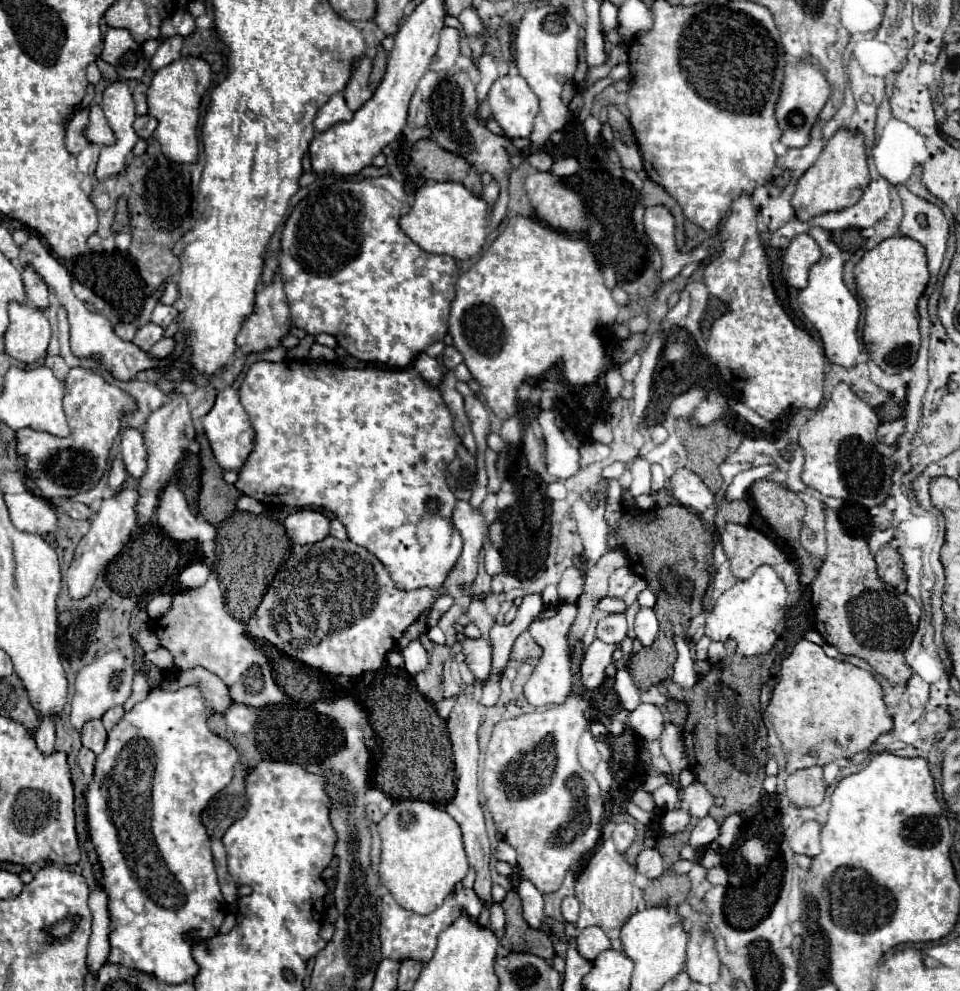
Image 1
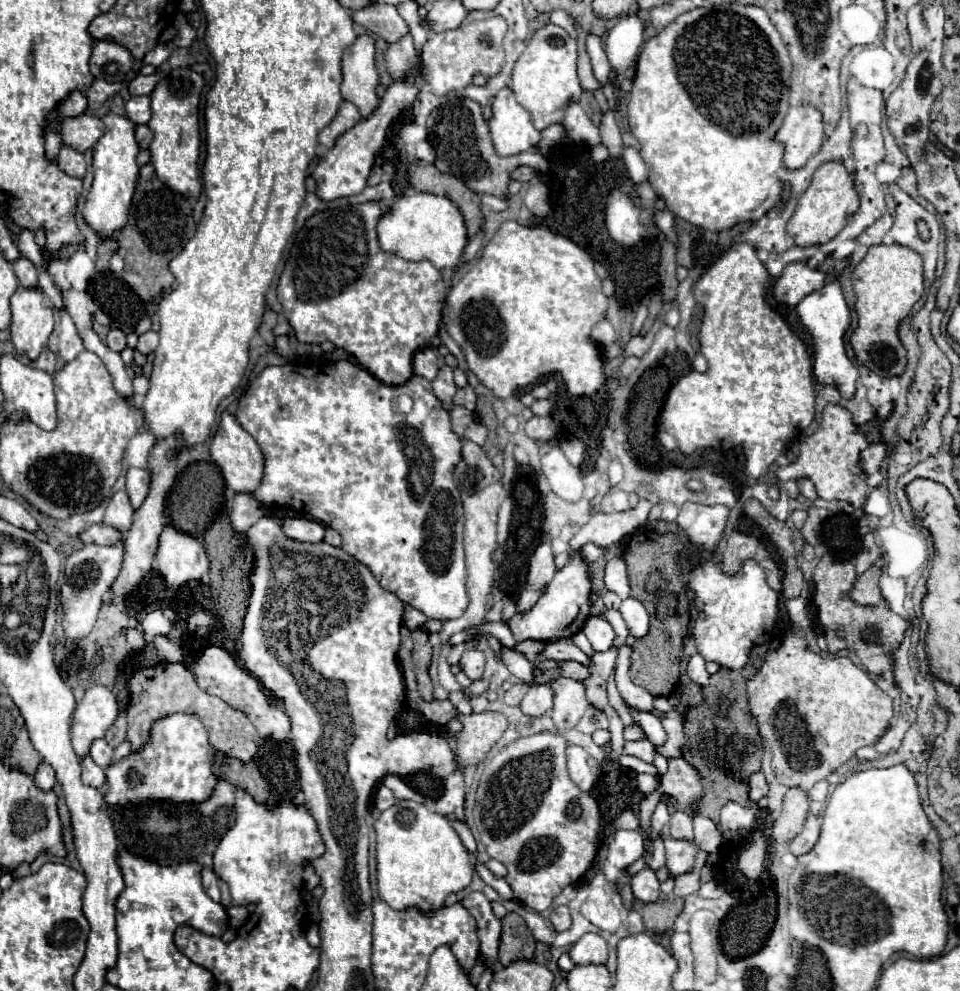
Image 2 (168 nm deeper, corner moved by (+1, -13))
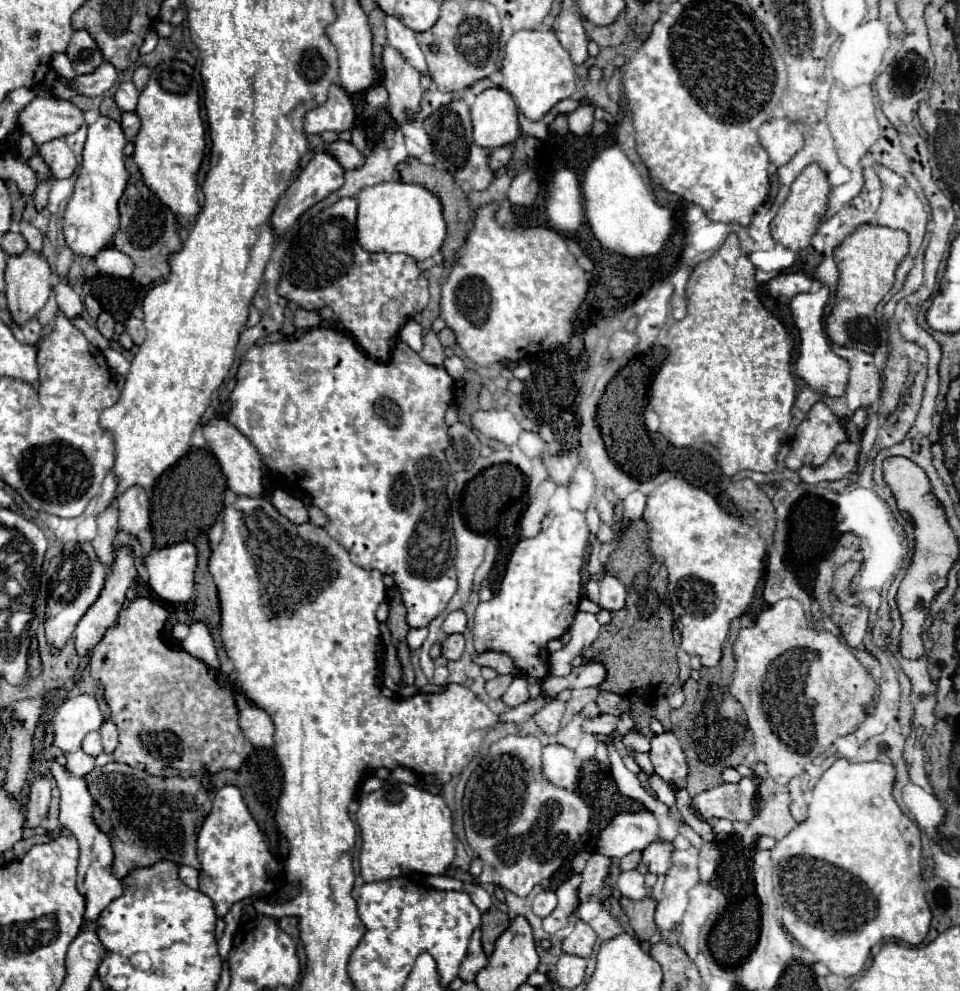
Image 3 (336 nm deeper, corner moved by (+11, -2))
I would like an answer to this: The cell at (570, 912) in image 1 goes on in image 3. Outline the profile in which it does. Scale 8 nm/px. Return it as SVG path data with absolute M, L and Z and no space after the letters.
M543 891L533 899L533 913L539 917L547 917L557 905L555 891Z

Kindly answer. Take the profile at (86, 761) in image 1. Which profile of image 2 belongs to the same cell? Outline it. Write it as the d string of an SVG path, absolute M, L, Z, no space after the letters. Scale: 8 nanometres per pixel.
M85 756L81 760L81 766L83 766L83 776L81 776L83 784L89 784L93 788L103 788L105 786L105 768L97 766L91 756Z

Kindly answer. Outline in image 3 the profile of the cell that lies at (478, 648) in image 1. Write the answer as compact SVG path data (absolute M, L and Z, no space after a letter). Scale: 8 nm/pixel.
M449 635L445 641L443 641L443 657L449 659L449 661L457 661L461 659L465 651L465 637L463 635Z

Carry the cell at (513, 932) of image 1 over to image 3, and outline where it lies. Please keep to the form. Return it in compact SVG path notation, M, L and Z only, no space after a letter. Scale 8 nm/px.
M493 905L489 911L483 913L483 923L481 923L483 937L481 937L481 939L483 939L483 951L485 951L487 957L493 953L495 941L507 931L509 923L511 923L511 921L509 921L507 913L499 911L495 905Z

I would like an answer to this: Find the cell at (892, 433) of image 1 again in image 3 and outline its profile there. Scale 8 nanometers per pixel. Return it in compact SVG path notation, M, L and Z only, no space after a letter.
M845 441L841 443L835 453L829 457L829 461L819 467L801 467L799 469L799 477L803 483L815 485L819 481L837 481L837 479L845 479L849 473L853 473L857 469L857 455L859 455L859 445Z

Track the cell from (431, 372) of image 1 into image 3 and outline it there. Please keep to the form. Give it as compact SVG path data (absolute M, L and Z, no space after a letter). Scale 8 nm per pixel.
M407 321L401 331L399 331L399 339L409 345L415 353L421 353L421 347L423 347L423 329L417 321Z

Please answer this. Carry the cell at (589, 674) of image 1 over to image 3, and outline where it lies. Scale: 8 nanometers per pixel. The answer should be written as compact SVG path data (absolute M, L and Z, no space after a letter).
M555 699L555 701L547 703L547 705L535 715L535 721L537 721L537 725L539 725L545 733L557 733L563 713L565 713L565 701Z

